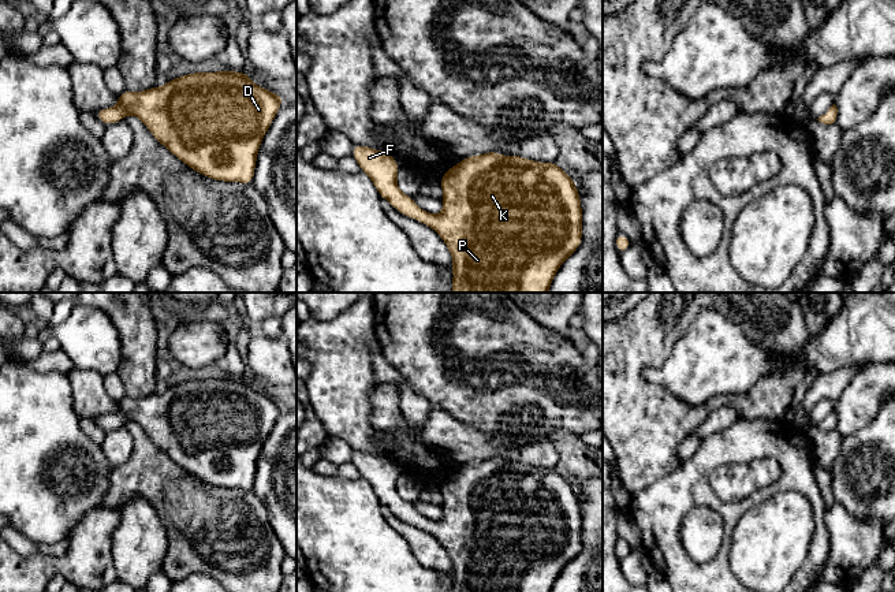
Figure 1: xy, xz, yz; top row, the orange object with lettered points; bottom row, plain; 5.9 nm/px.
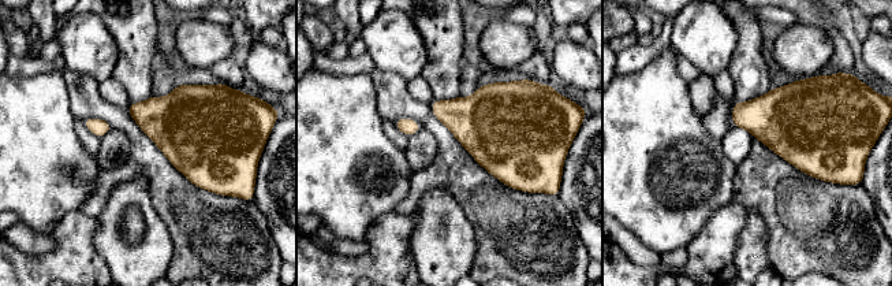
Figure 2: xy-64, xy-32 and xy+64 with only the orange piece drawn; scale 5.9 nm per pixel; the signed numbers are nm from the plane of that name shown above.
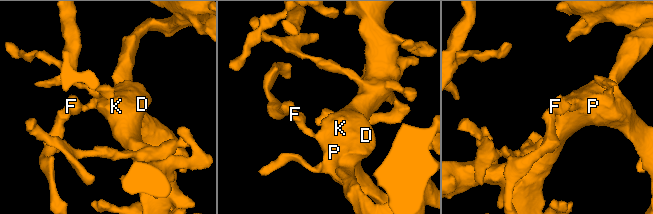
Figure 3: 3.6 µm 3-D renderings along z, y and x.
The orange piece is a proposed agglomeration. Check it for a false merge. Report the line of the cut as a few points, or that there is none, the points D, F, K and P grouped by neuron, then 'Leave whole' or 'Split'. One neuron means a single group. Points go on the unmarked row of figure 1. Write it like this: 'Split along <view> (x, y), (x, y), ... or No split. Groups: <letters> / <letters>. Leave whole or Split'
No split. Groups: D F K P. Leave whole

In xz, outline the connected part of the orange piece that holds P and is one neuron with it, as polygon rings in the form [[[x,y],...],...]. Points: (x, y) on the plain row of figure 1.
[[[353,450],[351,462],[373,488],[383,506],[402,521],[435,536],[452,562],[452,592],[551,592],[562,570],[581,552],[582,511],[575,488],[557,469],[541,469],[521,462],[500,462],[491,457],[469,462],[451,473],[440,485],[443,518],[432,521],[419,515],[413,503],[400,498],[396,489],[398,468],[388,457]]]

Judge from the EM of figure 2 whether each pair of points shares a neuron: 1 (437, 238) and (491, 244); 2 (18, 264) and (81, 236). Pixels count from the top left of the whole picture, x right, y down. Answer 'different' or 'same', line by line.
1: different
2: same

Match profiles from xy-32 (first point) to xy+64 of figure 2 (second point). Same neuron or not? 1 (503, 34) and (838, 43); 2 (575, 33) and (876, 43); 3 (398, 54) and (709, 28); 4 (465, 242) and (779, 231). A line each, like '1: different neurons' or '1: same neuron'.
1: different neurons
2: different neurons
3: same neuron
4: different neurons

